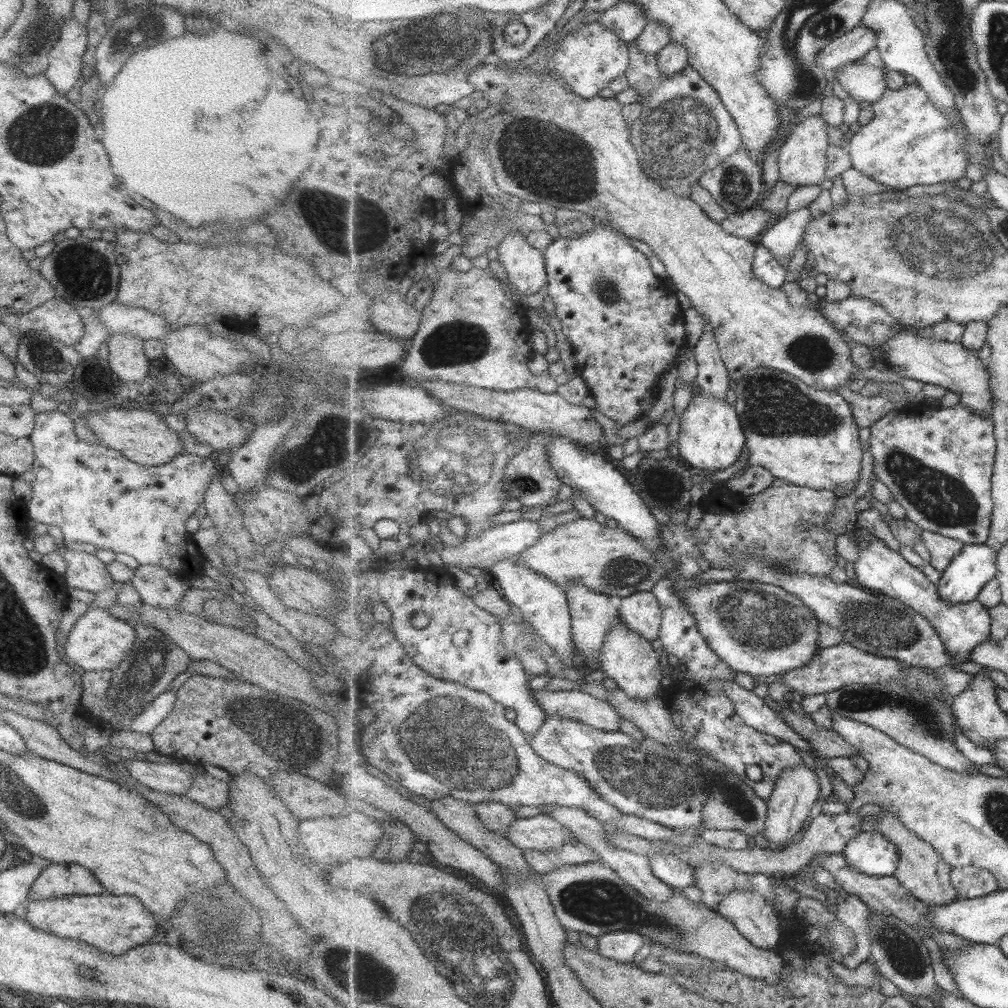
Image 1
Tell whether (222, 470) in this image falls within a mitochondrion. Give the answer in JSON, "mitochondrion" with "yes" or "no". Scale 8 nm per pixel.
{"mitochondrion":"no"}

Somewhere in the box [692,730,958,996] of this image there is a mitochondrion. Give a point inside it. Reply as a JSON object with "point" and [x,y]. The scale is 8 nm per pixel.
{"point":[902,952]}

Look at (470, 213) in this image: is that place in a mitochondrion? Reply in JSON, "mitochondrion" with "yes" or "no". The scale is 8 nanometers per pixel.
{"mitochondrion":"no"}

